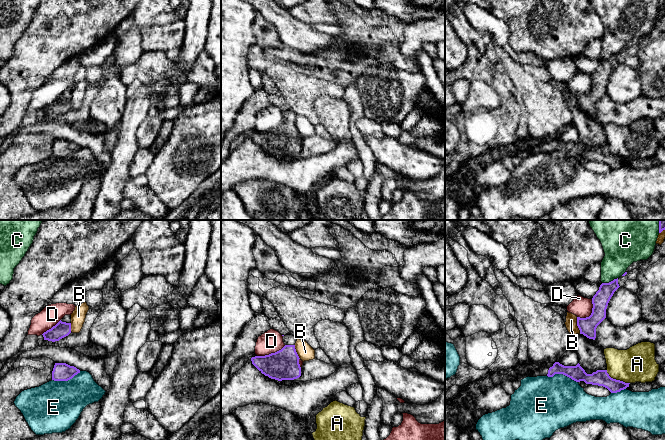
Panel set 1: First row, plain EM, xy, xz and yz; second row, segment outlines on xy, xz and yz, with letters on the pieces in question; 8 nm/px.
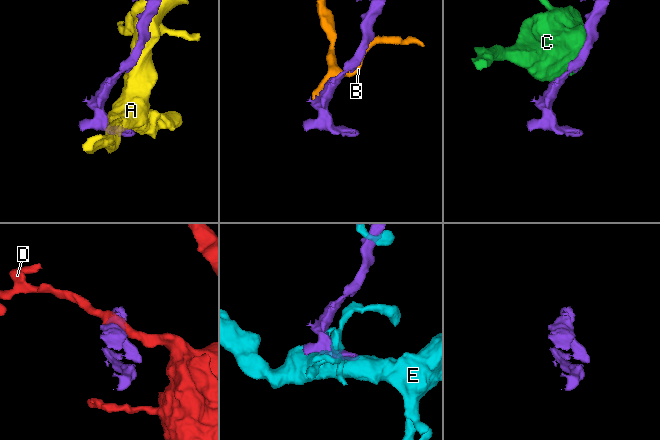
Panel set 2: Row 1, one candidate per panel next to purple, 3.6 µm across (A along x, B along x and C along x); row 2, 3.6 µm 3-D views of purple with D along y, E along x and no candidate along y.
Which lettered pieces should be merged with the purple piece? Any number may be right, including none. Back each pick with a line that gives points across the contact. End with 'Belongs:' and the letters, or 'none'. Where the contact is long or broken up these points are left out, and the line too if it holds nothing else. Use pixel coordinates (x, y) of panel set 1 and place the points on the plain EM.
Belongs: none

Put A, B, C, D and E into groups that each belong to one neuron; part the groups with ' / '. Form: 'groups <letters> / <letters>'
groups A / B / C / D / E

